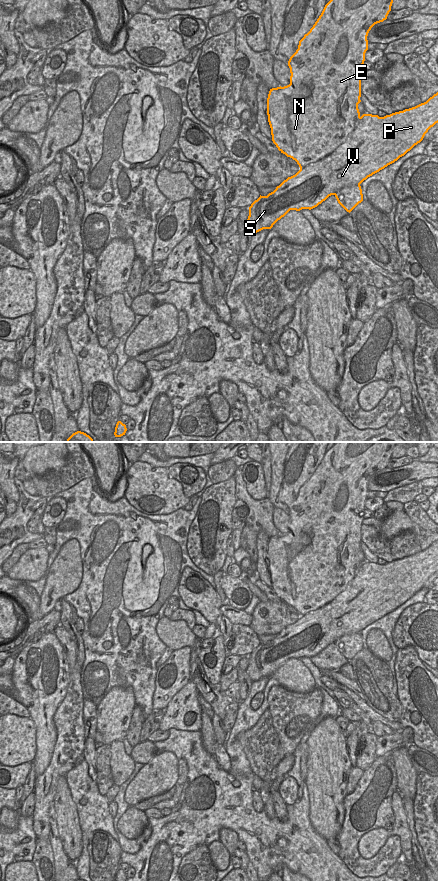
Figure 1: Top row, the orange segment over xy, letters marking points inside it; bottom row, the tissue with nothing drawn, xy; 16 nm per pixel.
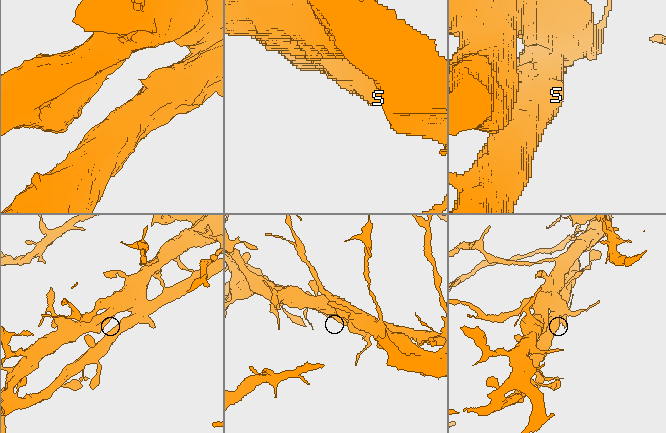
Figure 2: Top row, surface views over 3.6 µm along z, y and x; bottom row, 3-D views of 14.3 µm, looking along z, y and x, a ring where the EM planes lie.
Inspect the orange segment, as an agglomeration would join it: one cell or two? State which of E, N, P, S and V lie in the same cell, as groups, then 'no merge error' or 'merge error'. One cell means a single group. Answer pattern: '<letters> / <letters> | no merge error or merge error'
E N / P S V | merge error

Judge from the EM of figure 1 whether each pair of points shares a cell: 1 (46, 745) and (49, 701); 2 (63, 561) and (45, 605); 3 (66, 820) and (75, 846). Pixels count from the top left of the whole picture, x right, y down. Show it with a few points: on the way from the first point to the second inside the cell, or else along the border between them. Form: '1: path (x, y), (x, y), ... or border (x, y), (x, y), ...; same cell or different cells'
1: path (46, 734), (48, 712); same cell
2: path (63, 572), (63, 577), (48, 594); same cell
3: path (68, 826), (70, 835), (74, 840); same cell

